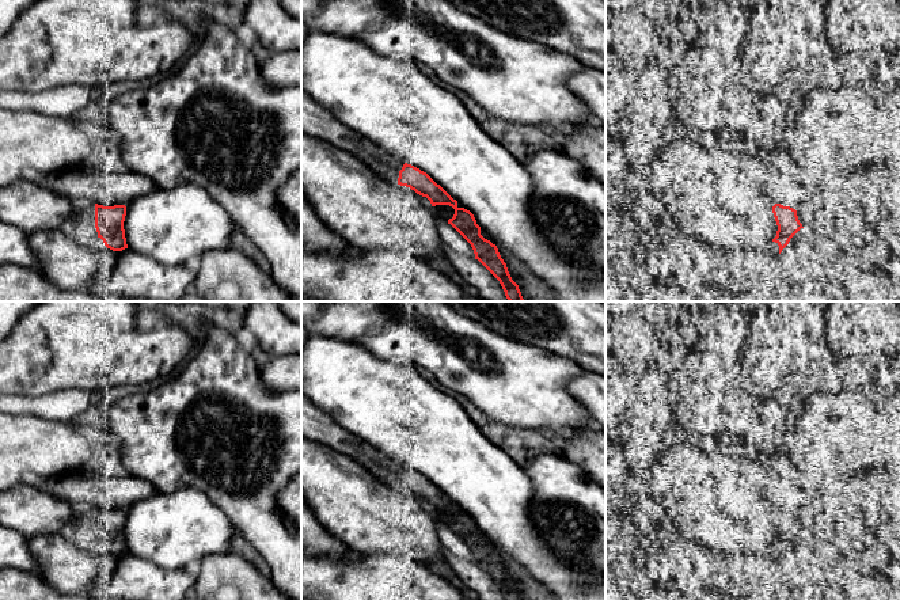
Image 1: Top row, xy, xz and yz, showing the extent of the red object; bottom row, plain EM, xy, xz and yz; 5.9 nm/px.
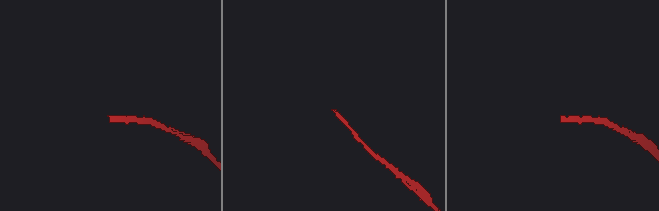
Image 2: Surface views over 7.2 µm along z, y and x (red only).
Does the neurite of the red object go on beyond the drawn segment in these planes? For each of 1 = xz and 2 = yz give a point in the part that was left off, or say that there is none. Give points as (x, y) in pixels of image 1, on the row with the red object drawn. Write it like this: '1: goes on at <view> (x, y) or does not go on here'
1: goes on at xz (318, 121)
2: goes on at yz (774, 246)

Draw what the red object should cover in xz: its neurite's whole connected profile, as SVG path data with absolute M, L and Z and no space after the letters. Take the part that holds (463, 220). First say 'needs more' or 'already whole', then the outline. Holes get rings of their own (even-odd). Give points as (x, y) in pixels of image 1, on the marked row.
needs more; M301 91L301 133L319 137L352 153L380 178L410 187L417 194L426 197L432 206L452 206L455 214L448 220L448 224L471 244L475 259L500 281L509 301L525 301L519 285L512 280L497 246L481 235L481 227L476 224L474 214L464 208L459 208L457 201L426 172L388 155L375 143L341 122L331 111L316 103L304 91Z

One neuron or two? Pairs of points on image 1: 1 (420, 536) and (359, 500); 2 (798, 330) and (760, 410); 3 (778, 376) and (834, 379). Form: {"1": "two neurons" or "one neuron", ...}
{"1": "one neuron", "2": "two neurons", "3": "one neuron"}

